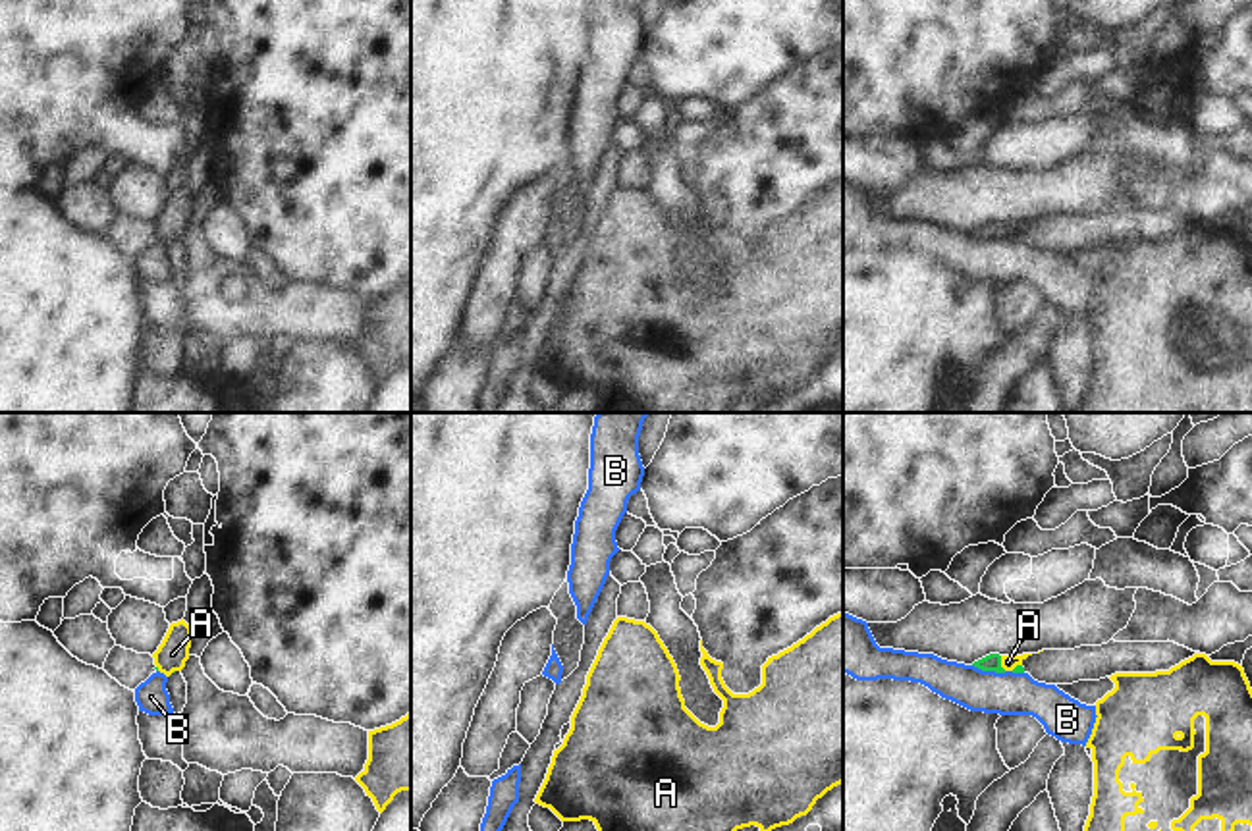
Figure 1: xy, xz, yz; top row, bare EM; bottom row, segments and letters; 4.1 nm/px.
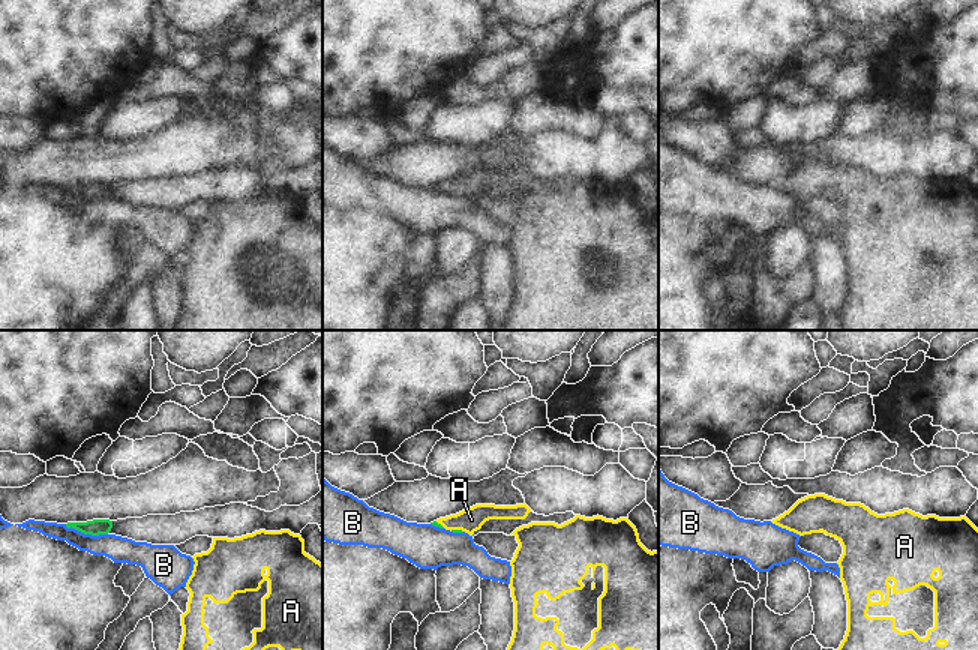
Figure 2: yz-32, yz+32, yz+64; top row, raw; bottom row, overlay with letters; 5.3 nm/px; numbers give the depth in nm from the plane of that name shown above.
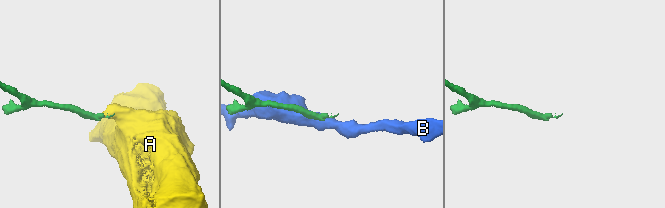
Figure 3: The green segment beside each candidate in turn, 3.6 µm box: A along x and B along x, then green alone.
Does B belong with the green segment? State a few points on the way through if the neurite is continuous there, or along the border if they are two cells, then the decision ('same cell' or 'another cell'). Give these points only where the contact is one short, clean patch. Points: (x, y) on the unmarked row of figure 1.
along yz (973, 232), (982, 238), (1006, 240) | another cell

